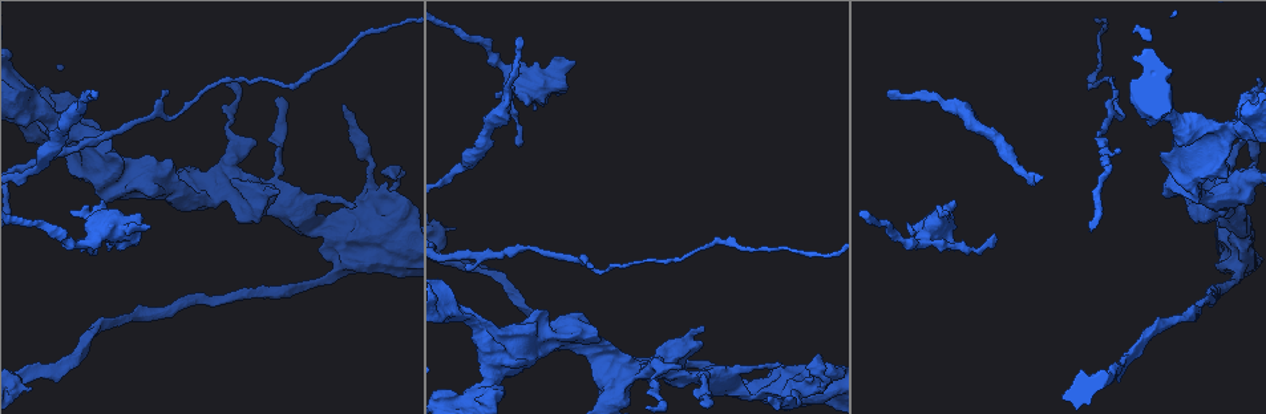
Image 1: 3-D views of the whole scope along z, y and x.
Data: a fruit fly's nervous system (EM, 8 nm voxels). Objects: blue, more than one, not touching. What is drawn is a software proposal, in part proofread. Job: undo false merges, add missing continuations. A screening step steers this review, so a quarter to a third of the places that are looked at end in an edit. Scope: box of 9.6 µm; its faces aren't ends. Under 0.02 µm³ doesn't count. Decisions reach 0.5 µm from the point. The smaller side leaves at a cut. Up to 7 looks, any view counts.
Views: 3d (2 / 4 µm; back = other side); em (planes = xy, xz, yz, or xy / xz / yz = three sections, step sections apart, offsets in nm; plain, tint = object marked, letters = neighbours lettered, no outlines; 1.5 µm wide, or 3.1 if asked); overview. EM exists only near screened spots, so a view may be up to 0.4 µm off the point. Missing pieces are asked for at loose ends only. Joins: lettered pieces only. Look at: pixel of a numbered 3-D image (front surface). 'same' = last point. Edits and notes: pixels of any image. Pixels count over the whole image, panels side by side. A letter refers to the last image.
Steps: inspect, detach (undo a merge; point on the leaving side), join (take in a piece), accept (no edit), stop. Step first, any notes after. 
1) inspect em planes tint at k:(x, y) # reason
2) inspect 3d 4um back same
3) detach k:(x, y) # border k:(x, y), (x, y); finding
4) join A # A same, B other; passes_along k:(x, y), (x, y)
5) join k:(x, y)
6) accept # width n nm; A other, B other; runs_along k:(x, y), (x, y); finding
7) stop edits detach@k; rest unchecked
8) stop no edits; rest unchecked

inspect 3d 2um at 1:(94, 93) # long arm stops here

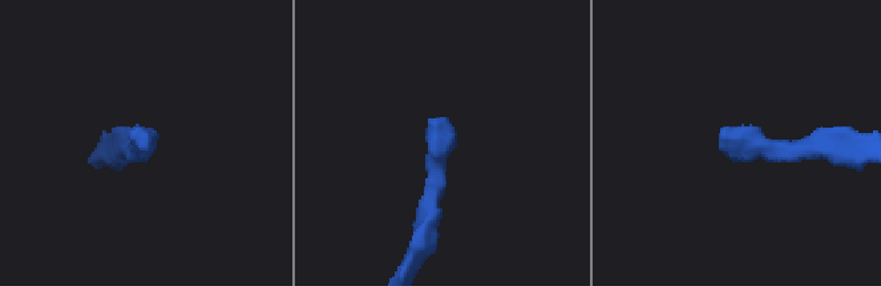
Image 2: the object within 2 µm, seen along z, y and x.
inspect em planes letters at 2:(136, 132)

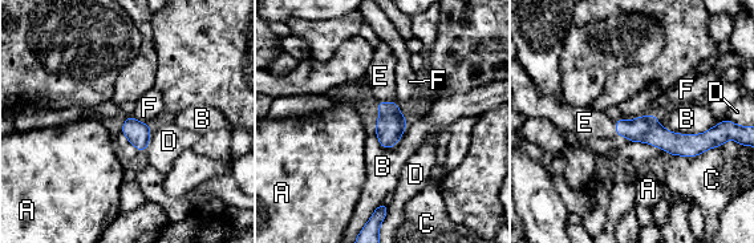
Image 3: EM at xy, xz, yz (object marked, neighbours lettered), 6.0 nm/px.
join E # A other, B other, C other, D other, E same, F other; it goes on there

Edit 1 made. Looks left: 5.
inspect em xz step 4 letters at 1:(352, 205) # thin end

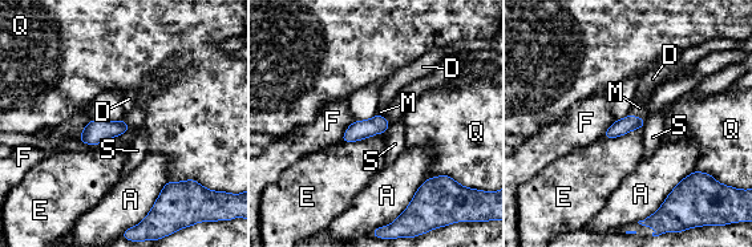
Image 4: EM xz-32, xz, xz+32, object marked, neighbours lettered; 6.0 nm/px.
inspect em planes letters same

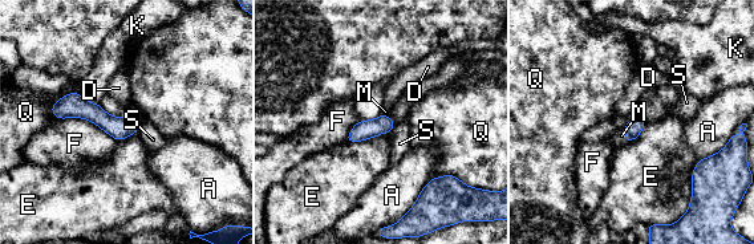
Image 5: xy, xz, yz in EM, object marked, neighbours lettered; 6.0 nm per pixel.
join M # longest_contact F 380 nm; A other, D other, E other, F other, K other, M same, Q other, S other; passes_along 5:(633, 127), (627, 137), (617, 139); it goes on there

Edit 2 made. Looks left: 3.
inspect 3d 4um at 1:(167, 94) # thin end

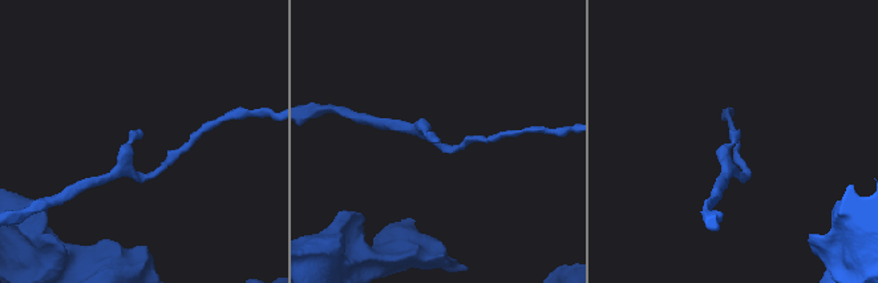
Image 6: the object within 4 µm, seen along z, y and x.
inspect em xz step 8 letters at 6:(739, 132)

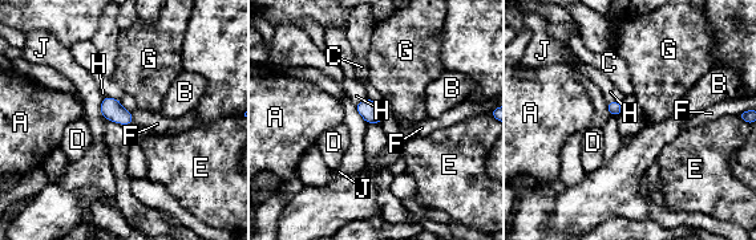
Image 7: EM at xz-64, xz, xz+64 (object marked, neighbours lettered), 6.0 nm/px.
inspect em planes letters same # another direction

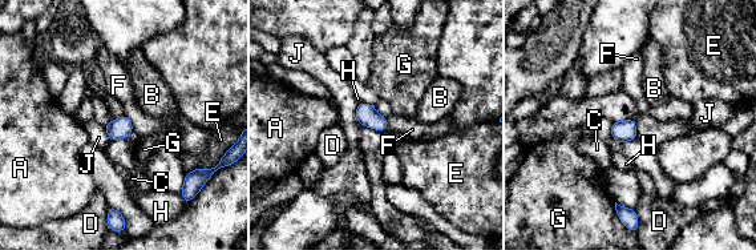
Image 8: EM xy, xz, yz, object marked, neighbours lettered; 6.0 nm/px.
accept # A other, B other, C other, D other, E other, F other, G other, H other, J other; border 8:(125, 115), (133, 129); no lettered piece goes on from it

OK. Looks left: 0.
stop edits join@3, join@5; rest unchecked

